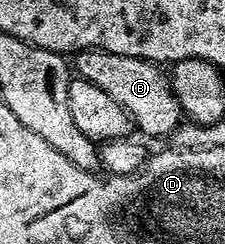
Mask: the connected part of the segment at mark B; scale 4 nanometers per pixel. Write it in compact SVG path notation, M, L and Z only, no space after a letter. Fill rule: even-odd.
M96 49L76 52L75 59L77 59L77 67L75 63L76 74L80 78L93 83L99 89L103 89L103 93L107 93L107 97L111 97L111 101L115 101L128 113L129 118L133 121L134 128L138 132L141 130L145 135L165 135L165 137L169 137L183 123L183 112L177 106L177 100L173 98L170 84L167 82L166 72L164 75L161 72L164 70L158 64L151 63L148 59L123 57L122 55Z

